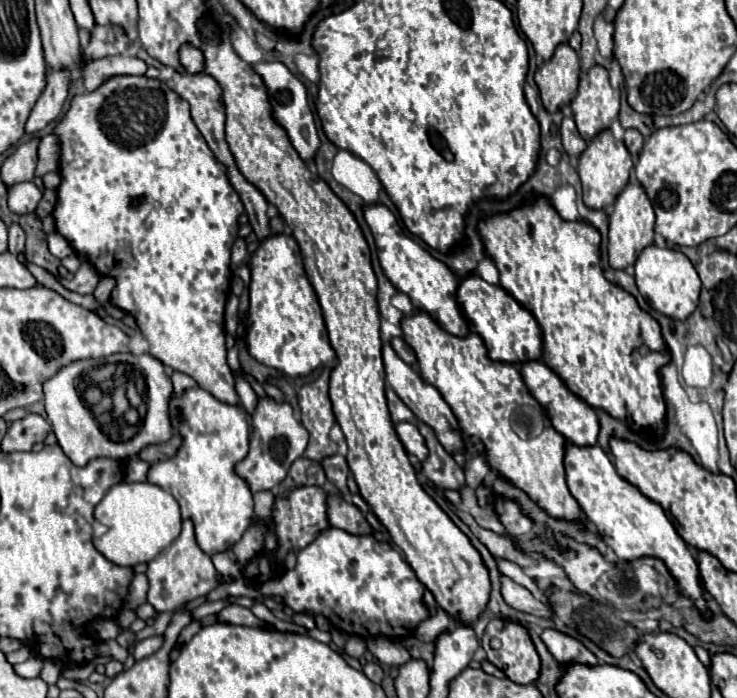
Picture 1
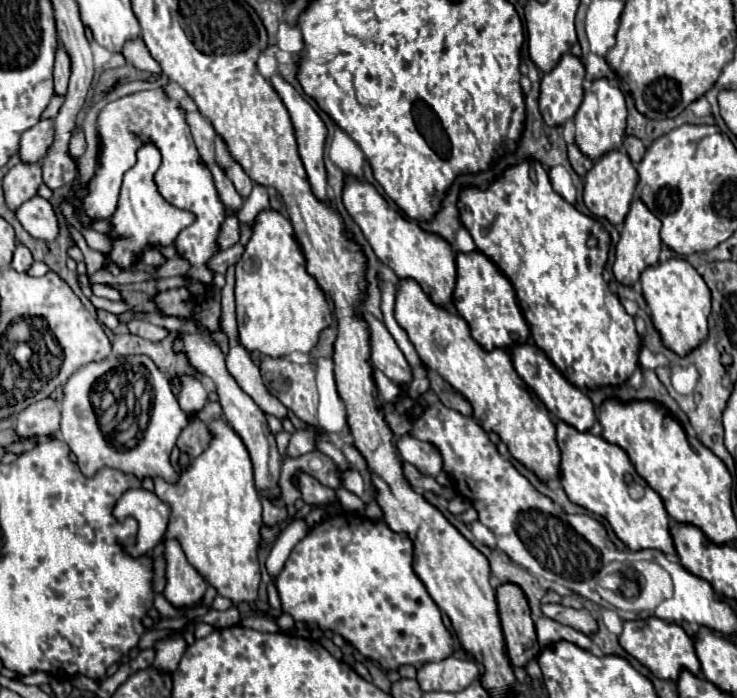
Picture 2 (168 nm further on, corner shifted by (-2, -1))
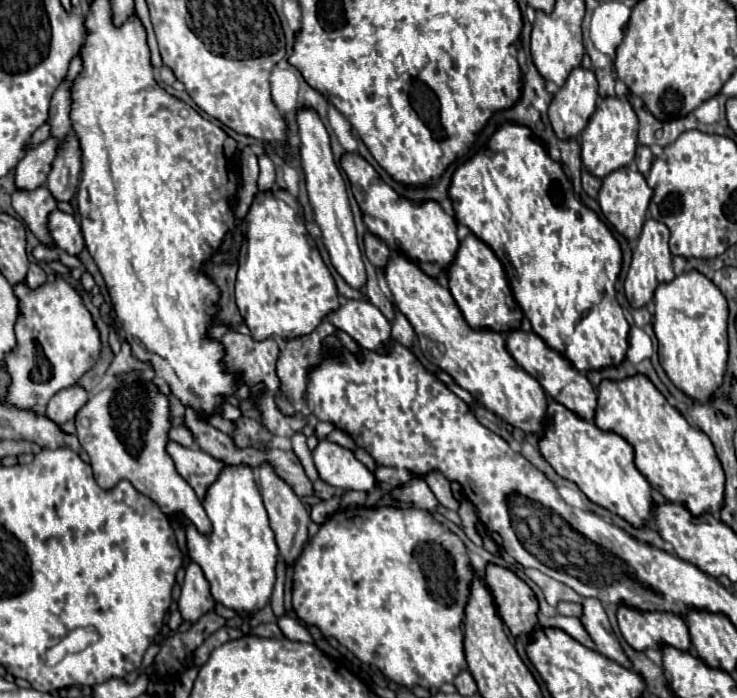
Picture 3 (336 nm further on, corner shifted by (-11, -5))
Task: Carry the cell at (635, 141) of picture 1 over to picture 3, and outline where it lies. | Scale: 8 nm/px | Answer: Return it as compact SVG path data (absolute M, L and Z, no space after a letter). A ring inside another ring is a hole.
M639 145L639 147L637 147L637 157L635 157L635 163L637 163L639 171L641 171L643 175L647 175L647 173L649 173L649 169L651 169L651 163L653 163L651 149L649 149L649 147L645 147L645 145Z

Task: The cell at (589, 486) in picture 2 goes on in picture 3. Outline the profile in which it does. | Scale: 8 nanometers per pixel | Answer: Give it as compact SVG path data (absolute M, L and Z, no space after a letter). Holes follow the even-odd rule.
M549 401L547 417L543 421L543 435L537 447L545 461L565 479L579 485L579 489L597 505L607 507L635 527L647 523L653 511L653 495L647 479L633 463L633 447L617 433L601 431L595 423L577 417L565 405Z

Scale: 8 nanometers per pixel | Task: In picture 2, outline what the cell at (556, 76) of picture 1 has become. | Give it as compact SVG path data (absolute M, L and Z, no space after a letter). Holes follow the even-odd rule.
M564 53L558 65L542 77L540 111L546 125L564 125L582 103L584 65L572 53Z

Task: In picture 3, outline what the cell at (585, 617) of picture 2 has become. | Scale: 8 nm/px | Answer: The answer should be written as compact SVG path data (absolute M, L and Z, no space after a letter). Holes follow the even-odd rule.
M593 597L585 599L581 621L583 621L585 629L589 631L591 639L595 641L599 653L603 653L611 661L617 661L625 669L633 669L633 665L631 665L629 657L625 655L621 643L617 641L617 637L615 637L615 633L613 633L613 629L609 625L609 619L607 619L607 615L605 615L599 601L595 601Z

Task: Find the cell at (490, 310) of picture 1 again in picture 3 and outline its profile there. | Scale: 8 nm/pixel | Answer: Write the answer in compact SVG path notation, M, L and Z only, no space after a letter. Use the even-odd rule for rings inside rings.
M469 233L461 241L453 263L445 269L445 273L449 279L449 291L457 307L461 309L465 321L473 329L493 329L499 333L507 333L521 325L523 313L513 299L505 269L501 261L495 257L495 253L491 251L491 247L483 243L479 237Z

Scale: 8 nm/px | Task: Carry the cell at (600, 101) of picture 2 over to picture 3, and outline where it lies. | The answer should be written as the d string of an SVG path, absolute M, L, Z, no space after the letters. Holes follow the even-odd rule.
M605 97L581 133L581 163L583 163L583 167L593 177L603 179L603 177L607 177L607 173L627 167L635 159L635 149L637 149L637 115L635 115L635 111L631 109L629 101L619 101L617 97Z

